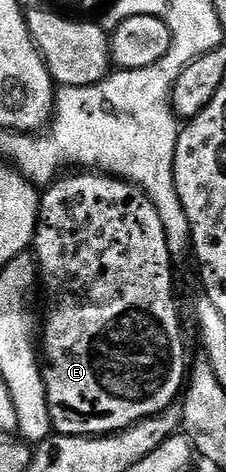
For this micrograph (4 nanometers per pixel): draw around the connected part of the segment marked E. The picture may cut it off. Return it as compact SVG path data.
M69 171L58 176L52 185L41 193L41 210L37 220L37 234L33 237L32 256L37 263L40 296L45 296L43 313L43 336L39 341L41 374L47 391L47 407L51 411L51 423L57 433L76 437L103 437L129 429L143 419L153 417L170 408L182 396L187 380L187 357L185 341L181 338L181 319L177 315L177 301L173 298L174 258L167 247L167 235L155 203L138 185L112 177L100 171Z

